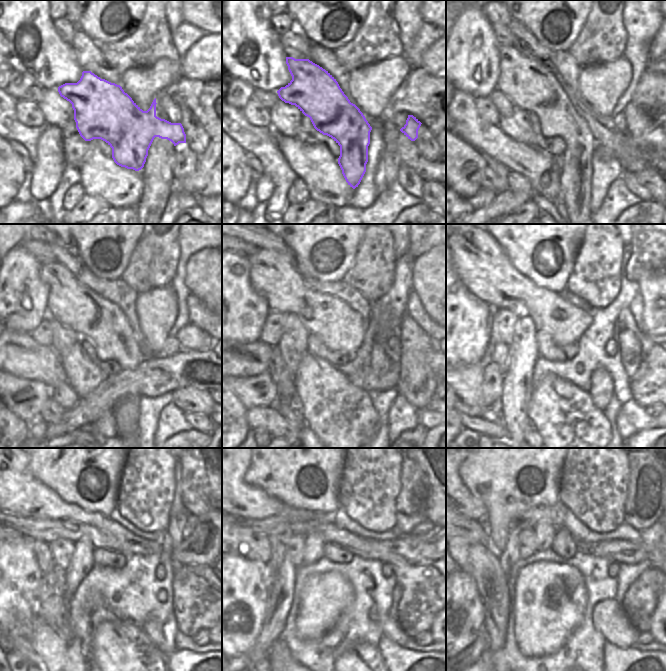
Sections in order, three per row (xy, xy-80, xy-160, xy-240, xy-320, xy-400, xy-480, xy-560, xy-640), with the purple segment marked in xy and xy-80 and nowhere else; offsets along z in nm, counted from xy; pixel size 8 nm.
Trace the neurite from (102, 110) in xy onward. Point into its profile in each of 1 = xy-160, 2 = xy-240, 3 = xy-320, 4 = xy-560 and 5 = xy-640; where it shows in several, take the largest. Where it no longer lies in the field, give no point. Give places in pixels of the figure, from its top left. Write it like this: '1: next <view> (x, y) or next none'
1: next xy-160 (529, 85)
2: next xy-240 (79, 308)
3: next xy-320 (273, 274)
4: next xy-560 (242, 500)
5: next xy-640 (466, 504)

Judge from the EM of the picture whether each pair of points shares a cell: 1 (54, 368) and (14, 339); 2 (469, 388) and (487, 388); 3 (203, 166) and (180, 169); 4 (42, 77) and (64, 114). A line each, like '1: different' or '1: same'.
1: same
2: different
3: different
4: different

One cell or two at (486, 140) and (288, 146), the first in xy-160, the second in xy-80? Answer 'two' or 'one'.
one

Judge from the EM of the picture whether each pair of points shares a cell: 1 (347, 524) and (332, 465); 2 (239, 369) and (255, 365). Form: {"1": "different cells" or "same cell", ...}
{"1": "different cells", "2": "same cell"}

